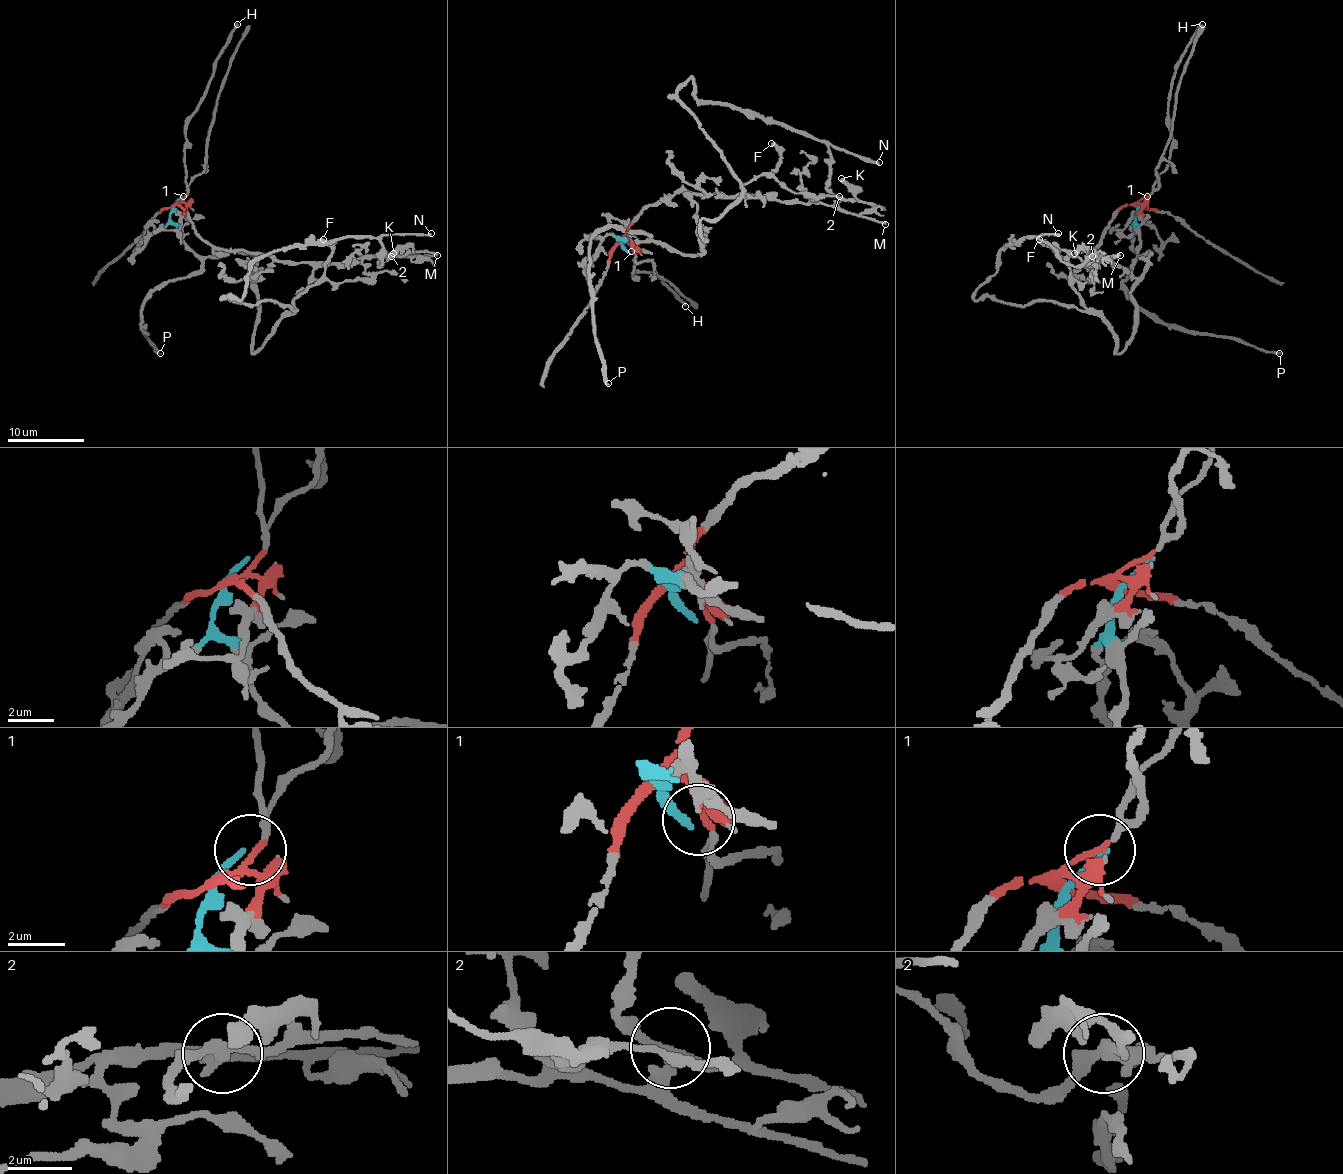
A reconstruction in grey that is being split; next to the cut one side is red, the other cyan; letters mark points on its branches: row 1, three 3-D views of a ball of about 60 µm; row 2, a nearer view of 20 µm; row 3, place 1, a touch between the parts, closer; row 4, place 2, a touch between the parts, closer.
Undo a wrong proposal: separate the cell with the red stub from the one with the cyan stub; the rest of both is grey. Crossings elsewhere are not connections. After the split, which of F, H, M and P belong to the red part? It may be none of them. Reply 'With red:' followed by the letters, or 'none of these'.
With red: H, M

